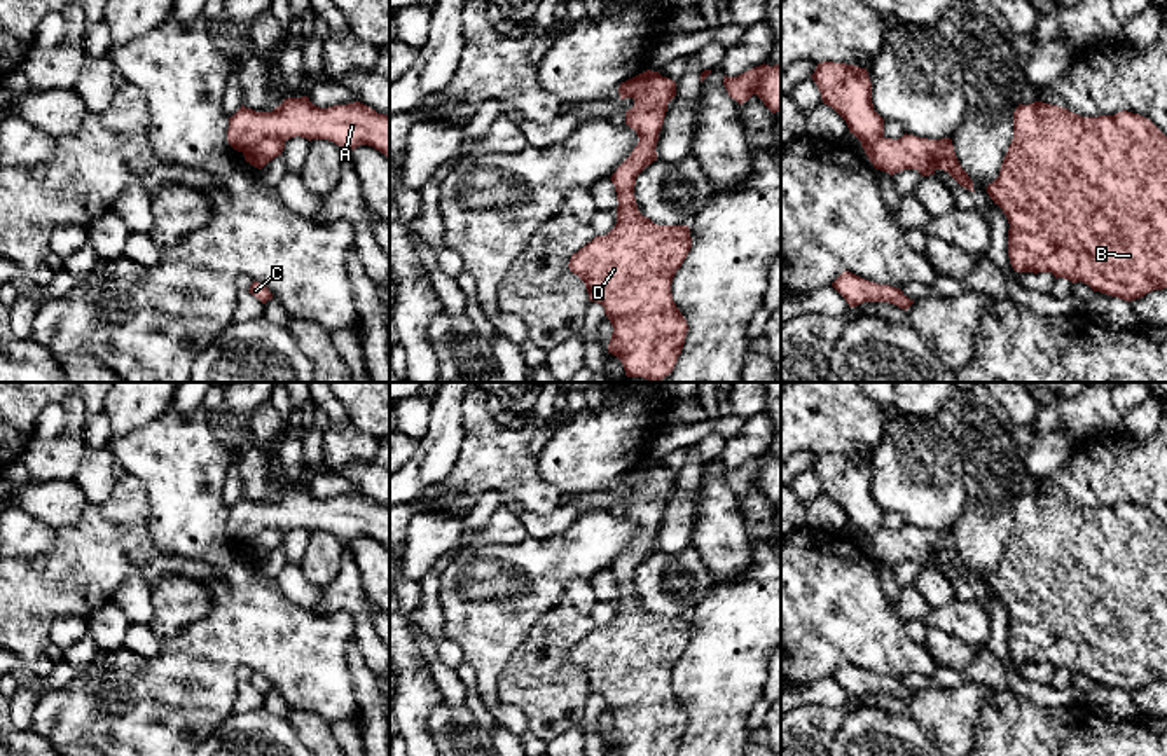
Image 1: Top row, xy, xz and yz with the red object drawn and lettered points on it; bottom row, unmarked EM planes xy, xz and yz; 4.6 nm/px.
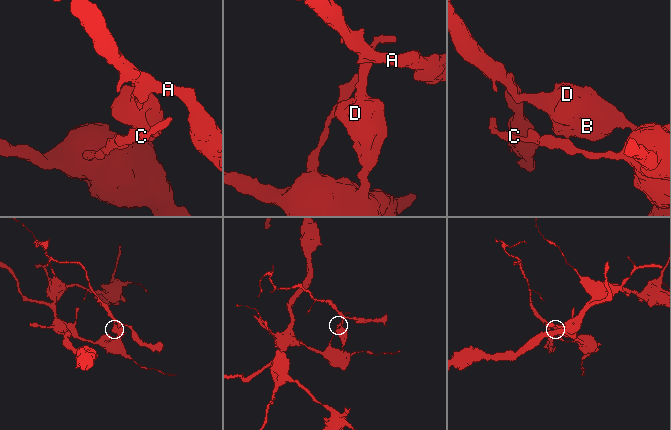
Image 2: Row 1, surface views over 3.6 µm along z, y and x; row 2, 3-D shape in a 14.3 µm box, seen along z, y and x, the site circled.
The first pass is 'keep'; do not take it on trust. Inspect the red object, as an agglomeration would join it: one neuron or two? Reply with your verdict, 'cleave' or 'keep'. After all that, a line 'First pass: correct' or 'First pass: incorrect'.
cleave
First pass: incorrect

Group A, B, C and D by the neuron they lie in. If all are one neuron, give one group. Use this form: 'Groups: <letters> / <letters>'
Groups: A / B C D

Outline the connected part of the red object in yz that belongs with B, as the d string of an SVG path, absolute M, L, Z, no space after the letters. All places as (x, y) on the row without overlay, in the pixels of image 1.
M1034 492L1013 503L1013 531L987 585L1008 609L1008 648L1017 663L1052 663L1122 691L1167 679L1167 527L1132 503L1081 508Z

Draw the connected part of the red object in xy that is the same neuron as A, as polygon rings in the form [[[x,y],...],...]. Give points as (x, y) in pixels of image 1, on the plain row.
[[[307,487],[287,489],[273,503],[241,496],[229,508],[227,533],[238,543],[266,529],[287,533],[295,527],[334,533],[346,545],[369,536],[390,550],[390,508],[360,492],[320,499]]]

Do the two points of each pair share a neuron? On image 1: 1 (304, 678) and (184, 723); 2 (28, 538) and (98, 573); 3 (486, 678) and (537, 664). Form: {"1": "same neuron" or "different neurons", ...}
{"1": "same neuron", "2": "different neurons", "3": "different neurons"}

